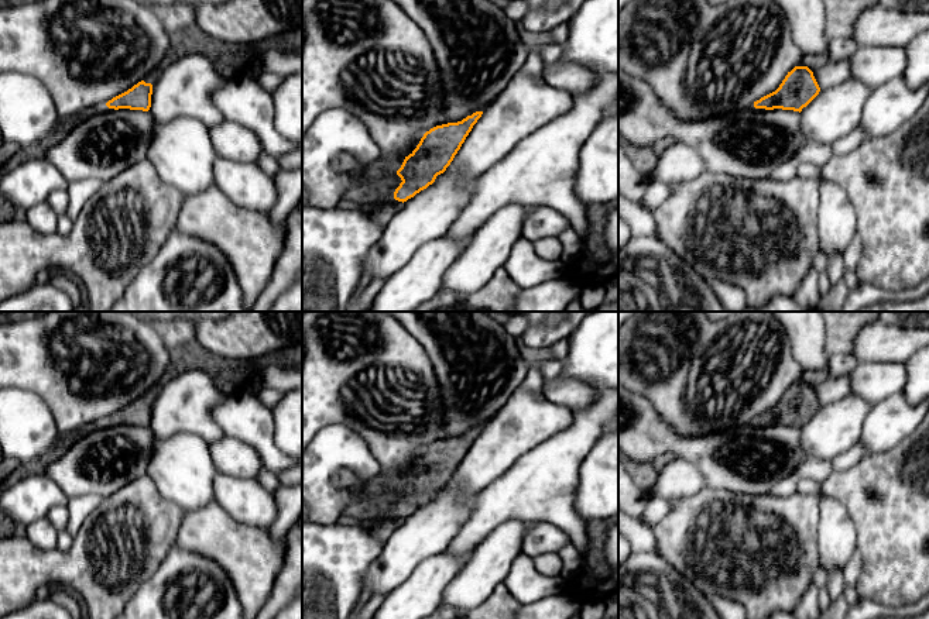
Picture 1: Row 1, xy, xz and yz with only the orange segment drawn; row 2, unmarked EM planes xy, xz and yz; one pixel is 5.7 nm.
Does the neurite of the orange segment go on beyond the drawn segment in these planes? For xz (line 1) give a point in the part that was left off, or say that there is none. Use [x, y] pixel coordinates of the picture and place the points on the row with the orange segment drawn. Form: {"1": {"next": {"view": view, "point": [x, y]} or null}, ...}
{"1": {"next": {"view": "xz", "point": [396, 165]}}}

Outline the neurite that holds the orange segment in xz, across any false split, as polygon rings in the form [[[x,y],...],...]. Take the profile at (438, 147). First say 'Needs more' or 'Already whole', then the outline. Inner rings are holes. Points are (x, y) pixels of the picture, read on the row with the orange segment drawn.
Needs more. [[[476,111],[462,121],[431,128],[408,157],[392,161],[390,172],[402,180],[394,199],[404,203],[432,185],[450,165],[481,114]]]

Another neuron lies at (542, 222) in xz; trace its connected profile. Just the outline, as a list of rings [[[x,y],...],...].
[[[535,206],[524,220],[521,237],[535,243],[541,238],[558,237],[569,226],[570,221],[559,212],[546,206]]]

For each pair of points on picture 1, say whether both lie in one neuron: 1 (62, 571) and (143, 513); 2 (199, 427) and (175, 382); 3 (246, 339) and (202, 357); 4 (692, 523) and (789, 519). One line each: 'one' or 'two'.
1: one
2: one
3: two
4: one

